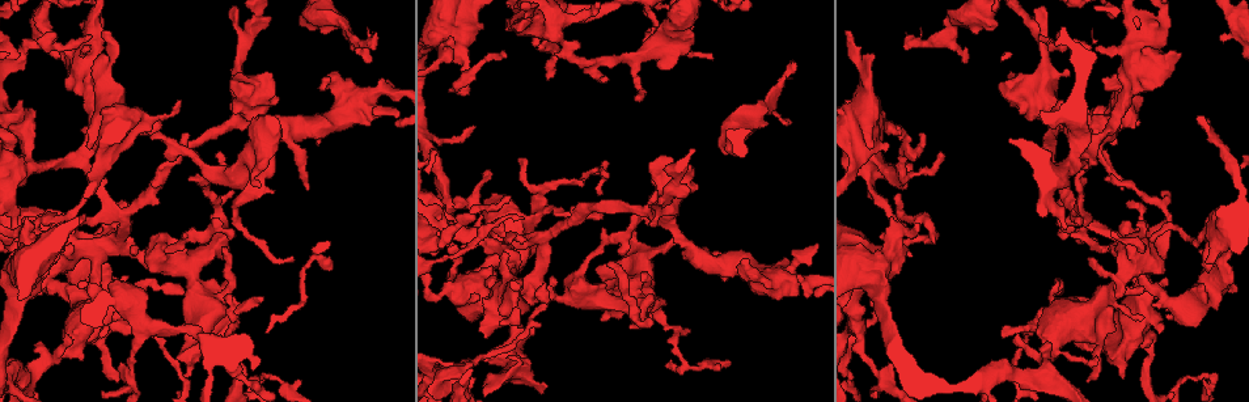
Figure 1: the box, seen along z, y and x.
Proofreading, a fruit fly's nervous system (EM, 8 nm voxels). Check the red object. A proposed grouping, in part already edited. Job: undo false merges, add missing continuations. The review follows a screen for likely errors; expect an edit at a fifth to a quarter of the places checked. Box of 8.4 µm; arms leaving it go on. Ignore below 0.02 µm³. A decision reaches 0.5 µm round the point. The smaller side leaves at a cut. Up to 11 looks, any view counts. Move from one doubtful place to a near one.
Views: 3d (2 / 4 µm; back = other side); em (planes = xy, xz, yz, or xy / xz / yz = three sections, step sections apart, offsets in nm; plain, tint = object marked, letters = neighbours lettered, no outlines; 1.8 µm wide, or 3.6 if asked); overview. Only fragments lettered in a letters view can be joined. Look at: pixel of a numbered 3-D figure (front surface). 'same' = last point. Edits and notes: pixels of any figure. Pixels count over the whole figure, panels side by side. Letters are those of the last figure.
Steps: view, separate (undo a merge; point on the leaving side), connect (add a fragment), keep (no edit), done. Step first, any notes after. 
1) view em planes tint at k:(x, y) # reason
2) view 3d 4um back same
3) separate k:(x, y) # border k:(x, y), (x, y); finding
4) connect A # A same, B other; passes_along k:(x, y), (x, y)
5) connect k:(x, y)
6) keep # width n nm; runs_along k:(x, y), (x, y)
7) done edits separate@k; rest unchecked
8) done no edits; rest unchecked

view em 3.6um xz step 4 tint at 1:(453, 369) # abrupt turn

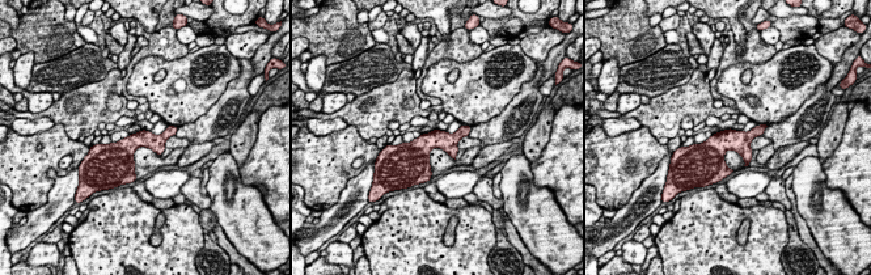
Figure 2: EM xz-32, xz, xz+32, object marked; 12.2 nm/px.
view em 3.6um planes letters same

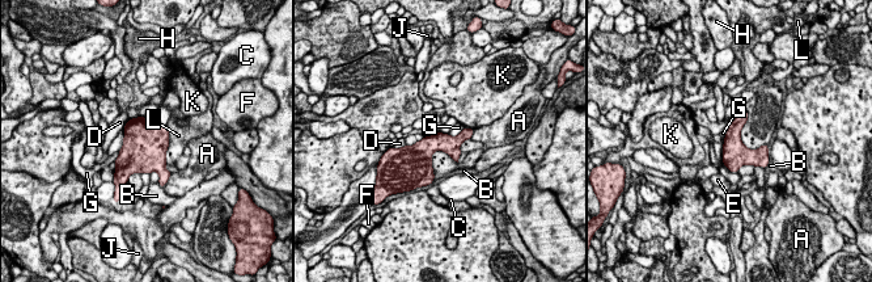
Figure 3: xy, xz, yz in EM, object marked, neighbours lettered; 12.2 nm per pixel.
keep # longest_contact L 460 nm; A other, B other, C other, D other, E other, F other, G other, H other, J other, K other, L other; continuous, no second neuron

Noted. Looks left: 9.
view em planes tint at 1:(528, 285) # abrupt turn

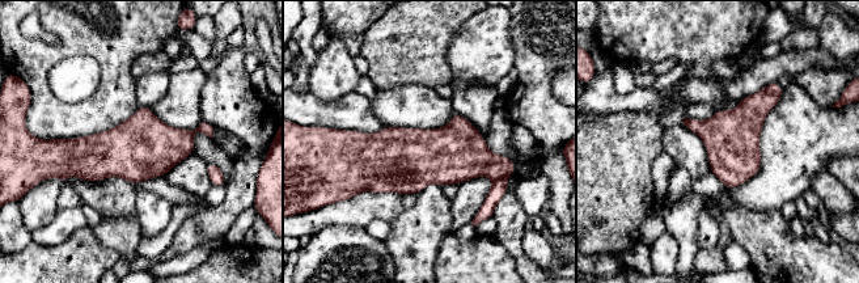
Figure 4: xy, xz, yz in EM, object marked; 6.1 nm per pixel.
view em planes letters same # see the neighbours

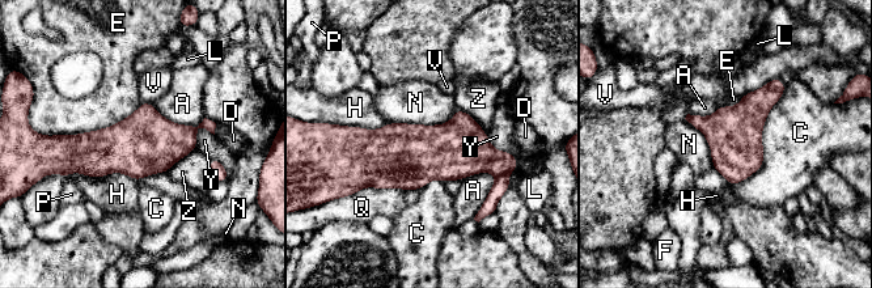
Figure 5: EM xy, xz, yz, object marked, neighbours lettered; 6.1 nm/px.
separate 5:(500, 185) # A other, C other, D other, E other, F other, H other, L other, N other, P other, Q other, V other, Y other, Z other; border 5:(506, 174), (500, 174), (496, 178); a second neuron is stuck on

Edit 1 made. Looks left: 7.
view overview

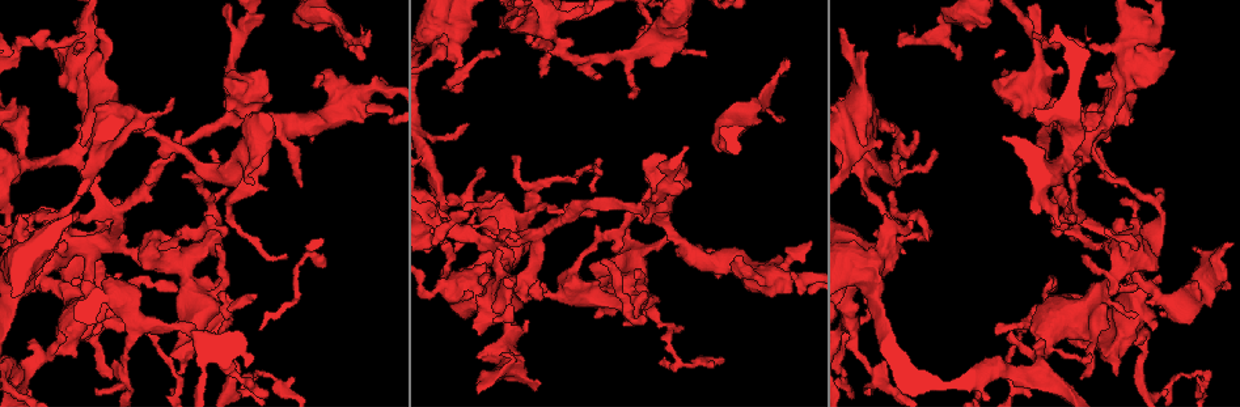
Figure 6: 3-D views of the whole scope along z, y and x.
view 3d 4um back at 6:(177, 371) # free end

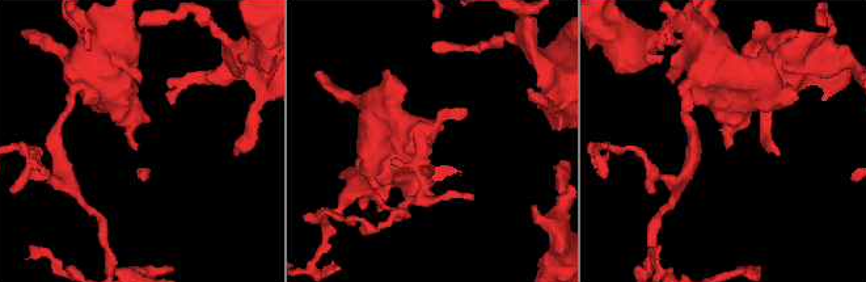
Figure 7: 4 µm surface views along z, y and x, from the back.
view em yz step 4 tint at 7:(427, 141) # now the EM

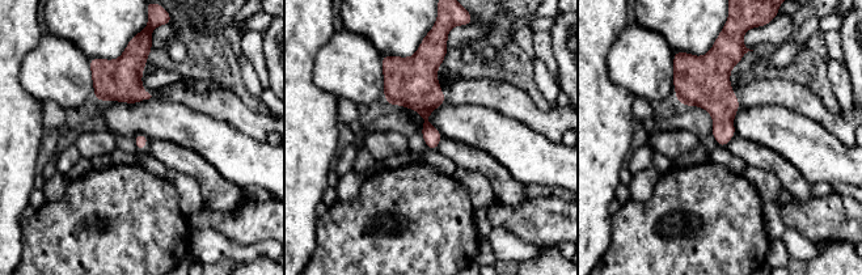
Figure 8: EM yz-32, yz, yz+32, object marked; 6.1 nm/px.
view em planes letters same # another direction

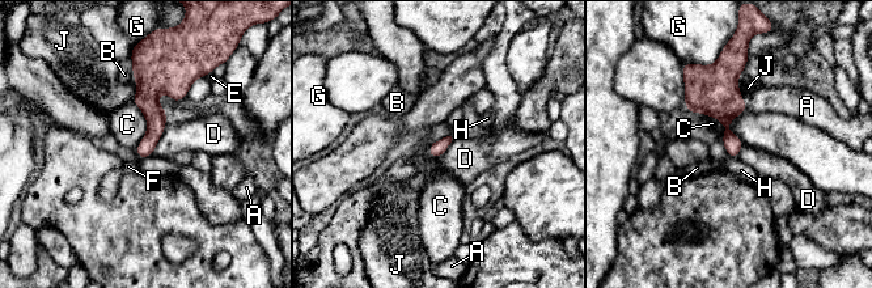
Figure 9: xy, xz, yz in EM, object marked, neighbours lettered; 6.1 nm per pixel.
connect A # A same, B other, C other, D other, E other, F other, G other, H other, J other; passes_along 9:(712, 89), (744, 102), (784, 100); it goes on there

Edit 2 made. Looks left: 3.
view 3d 4um at 6:(1114, 185)

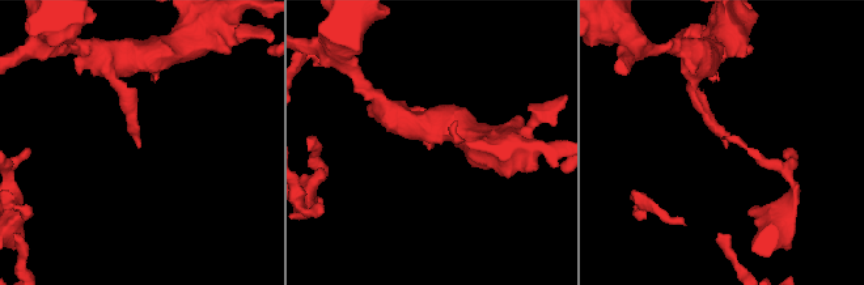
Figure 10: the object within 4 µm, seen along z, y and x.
view em planes letters at 10:(137, 146) # need the tissue

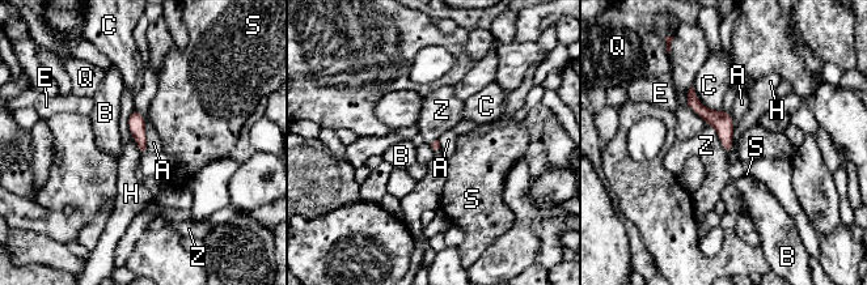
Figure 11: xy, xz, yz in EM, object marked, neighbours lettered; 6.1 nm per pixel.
keep # A other, B other, C other, E other, H other, Q other, S other, Z other; runs_along 11:(690, 94), (724, 131), (727, 144); no lettered fragment goes on from it

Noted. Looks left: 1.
done edits separate@5, connect@9; rest unchecked

